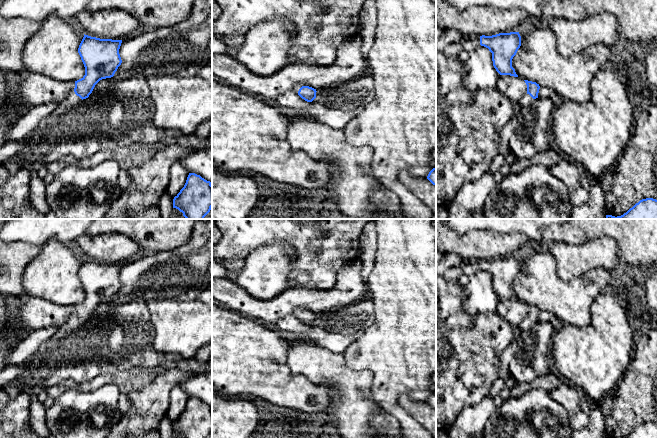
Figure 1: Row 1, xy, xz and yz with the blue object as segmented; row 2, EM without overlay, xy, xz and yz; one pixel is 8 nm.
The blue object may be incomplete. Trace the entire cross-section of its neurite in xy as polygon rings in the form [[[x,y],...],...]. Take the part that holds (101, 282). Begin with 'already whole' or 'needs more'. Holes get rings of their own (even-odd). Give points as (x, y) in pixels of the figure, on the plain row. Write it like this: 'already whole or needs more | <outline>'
needs more | [[[84,258],[78,272],[78,277],[85,291],[85,299],[75,305],[74,314],[59,327],[51,338],[40,345],[36,353],[20,364],[6,366],[0,372],[0,389],[21,375],[27,363],[30,362],[34,356],[44,353],[51,342],[68,336],[81,324],[88,322],[100,304],[114,300],[122,287],[119,278],[121,267],[122,264],[100,263]]]

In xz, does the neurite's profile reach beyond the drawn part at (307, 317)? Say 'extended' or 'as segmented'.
extended

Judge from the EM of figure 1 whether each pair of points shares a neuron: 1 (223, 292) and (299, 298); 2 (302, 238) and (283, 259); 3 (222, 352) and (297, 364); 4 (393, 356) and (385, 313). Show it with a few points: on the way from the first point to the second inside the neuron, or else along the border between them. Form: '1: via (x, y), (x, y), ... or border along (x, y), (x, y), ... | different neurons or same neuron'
1: via (242, 301), (249, 306), (280, 306) | same neuron
2: border along (270, 243), (285, 241), (293, 248), (292, 271) | different neurons
3: border along (289, 342), (286, 365), (294, 375), (304, 376) | different neurons
4: via (393, 345), (393, 324) | same neuron

